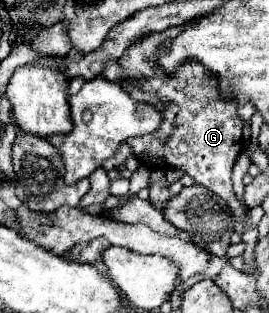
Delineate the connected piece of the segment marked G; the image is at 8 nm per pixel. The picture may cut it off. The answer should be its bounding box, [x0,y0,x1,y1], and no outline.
[119,26,245,220]

